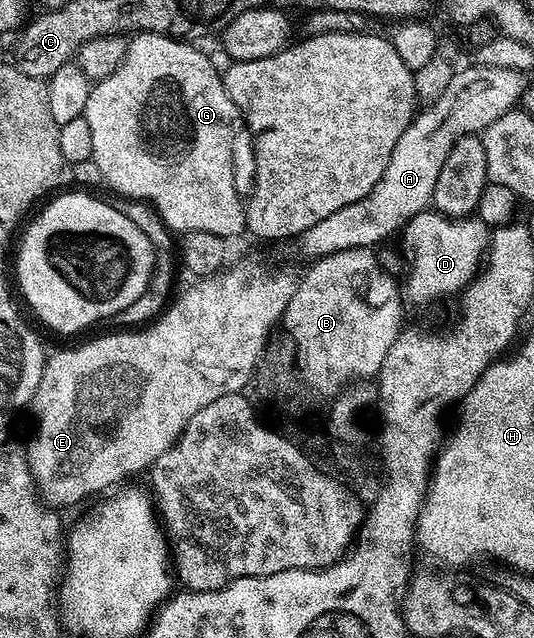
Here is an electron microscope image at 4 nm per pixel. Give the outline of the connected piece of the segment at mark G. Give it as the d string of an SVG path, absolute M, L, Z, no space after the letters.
M140 32L128 39L127 53L121 66L117 66L117 70L113 70L113 74L109 74L109 78L98 81L91 89L89 102L85 102L85 110L82 115L89 122L89 130L93 137L91 160L99 167L99 172L107 179L109 187L116 188L123 196L132 196L135 200L148 200L159 211L160 218L173 231L179 232L178 234L205 230L209 234L234 238L234 236L244 235L247 227L245 204L242 199L239 201L239 192L235 189L235 120L237 121L237 109L233 98L229 98L223 85L222 75L213 66L210 55L206 51L203 53L201 49L194 48L195 46L194 43L185 40L174 40L152 32Z

